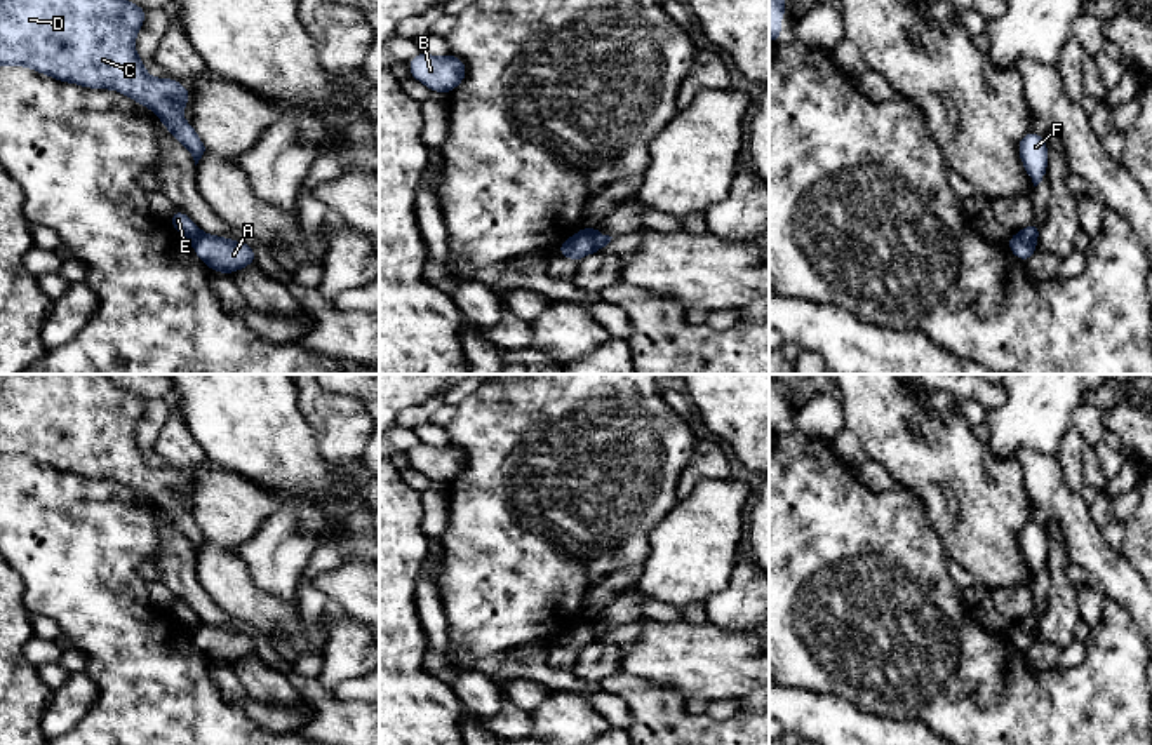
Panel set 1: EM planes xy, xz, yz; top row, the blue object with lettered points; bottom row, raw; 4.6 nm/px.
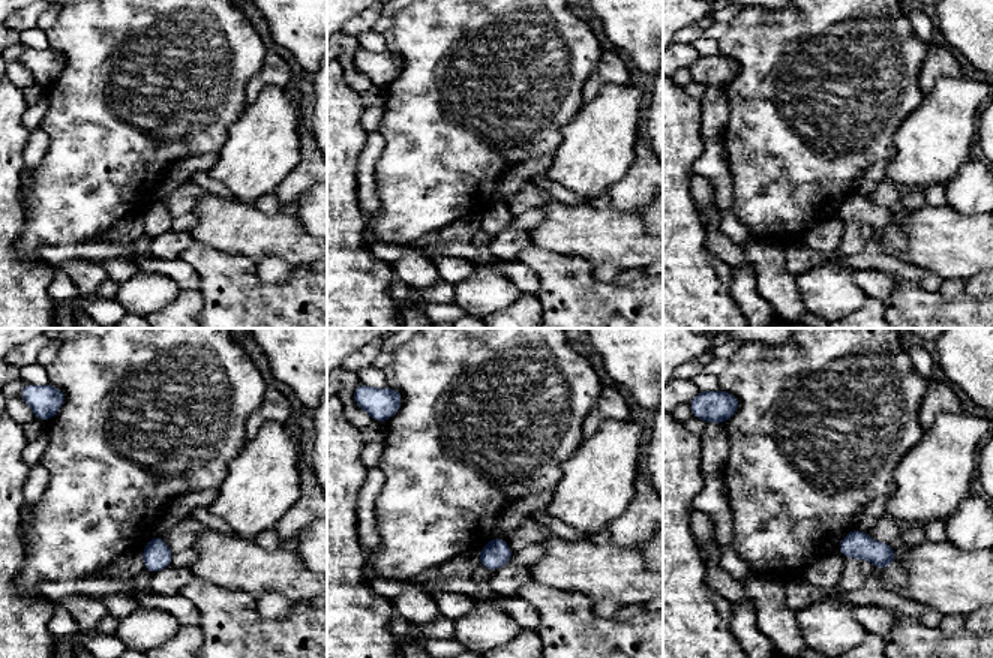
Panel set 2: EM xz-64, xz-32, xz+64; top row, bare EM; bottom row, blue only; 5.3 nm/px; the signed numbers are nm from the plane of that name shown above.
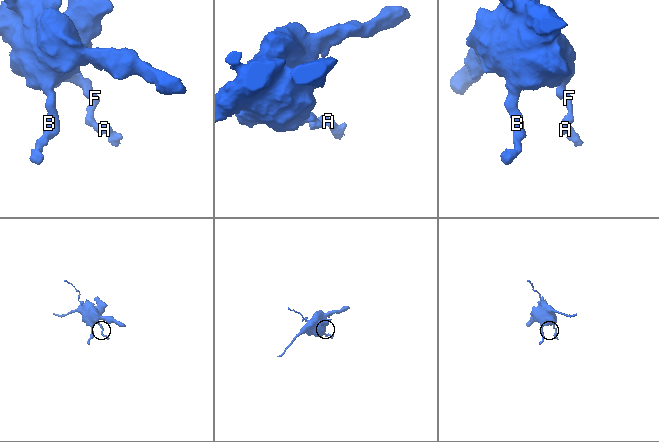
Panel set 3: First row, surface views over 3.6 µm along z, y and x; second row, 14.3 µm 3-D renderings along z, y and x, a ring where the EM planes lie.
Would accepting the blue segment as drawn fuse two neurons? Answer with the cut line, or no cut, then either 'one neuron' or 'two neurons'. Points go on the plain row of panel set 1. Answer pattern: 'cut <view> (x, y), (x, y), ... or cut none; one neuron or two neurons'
cut xz (585, 618), (597, 641); two neurons

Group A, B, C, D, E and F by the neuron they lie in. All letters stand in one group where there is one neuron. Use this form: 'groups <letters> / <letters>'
groups A / B C D E F

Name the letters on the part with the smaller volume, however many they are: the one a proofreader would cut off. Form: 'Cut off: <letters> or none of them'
Cut off: A

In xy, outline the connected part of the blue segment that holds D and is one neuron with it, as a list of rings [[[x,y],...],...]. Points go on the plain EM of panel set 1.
[[[0,374],[0,456],[23,456],[87,479],[110,479],[153,500],[167,520],[191,543],[195,555],[205,536],[181,500],[190,480],[171,466],[153,468],[134,439],[146,399],[118,386],[108,374]]]

